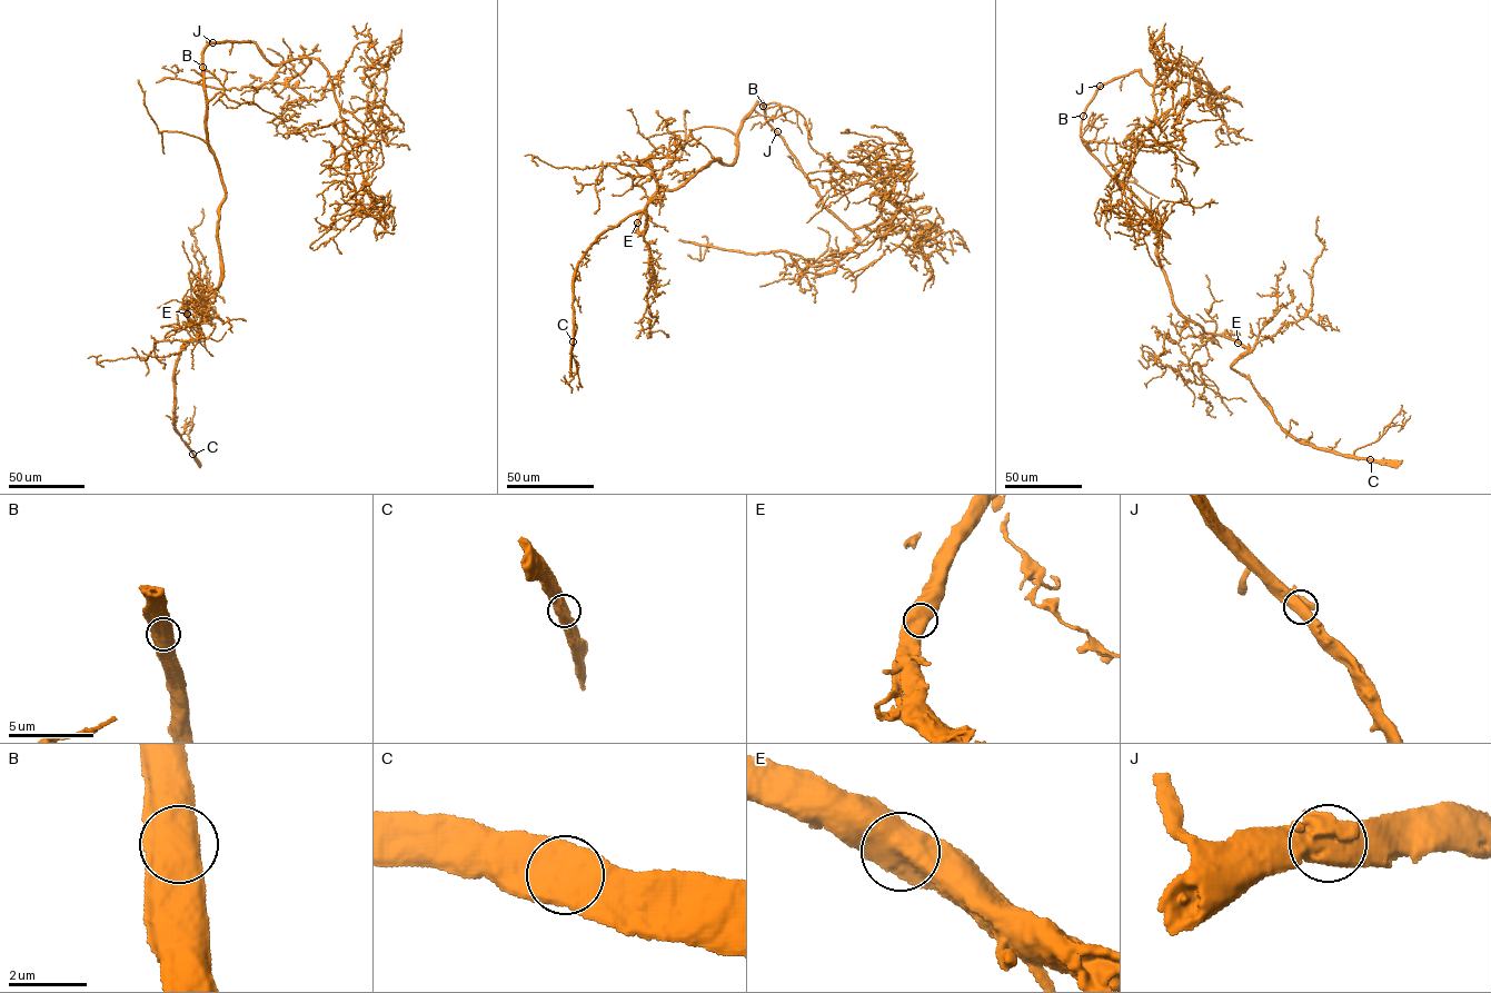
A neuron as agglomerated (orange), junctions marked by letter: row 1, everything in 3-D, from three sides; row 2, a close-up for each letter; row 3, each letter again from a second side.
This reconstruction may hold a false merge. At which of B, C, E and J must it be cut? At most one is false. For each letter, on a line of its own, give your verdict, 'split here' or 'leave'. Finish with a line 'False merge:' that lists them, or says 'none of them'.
B: leave
C: leave
E: leave
J: leave
False merge: none of them

